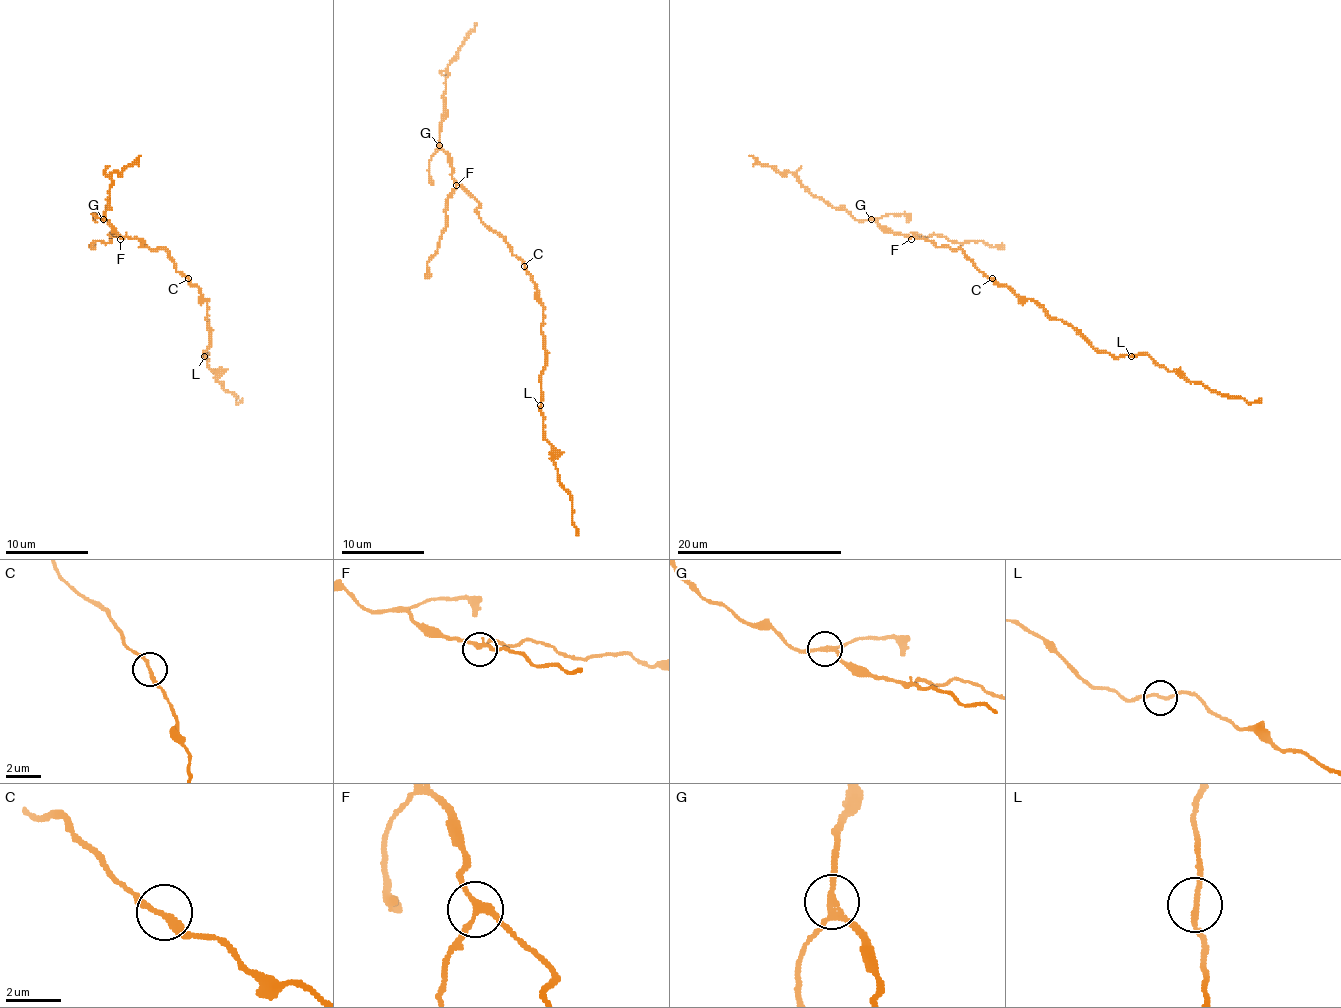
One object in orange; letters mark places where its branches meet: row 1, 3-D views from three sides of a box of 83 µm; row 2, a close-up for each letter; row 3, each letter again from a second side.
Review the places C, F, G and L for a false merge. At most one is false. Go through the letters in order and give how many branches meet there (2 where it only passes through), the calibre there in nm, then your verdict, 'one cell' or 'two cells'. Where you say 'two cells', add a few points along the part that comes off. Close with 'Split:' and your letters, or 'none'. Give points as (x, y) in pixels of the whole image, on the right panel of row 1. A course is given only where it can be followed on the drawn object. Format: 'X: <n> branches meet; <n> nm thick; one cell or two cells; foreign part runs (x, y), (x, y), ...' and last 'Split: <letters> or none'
C: 2 branches meet; 200 nm thick; one cell
F: 3 branches meet; 240 nm thick; one cell
G: 3 branches meet; 180 nm thick; one cell
L: 2 branches meet; 170 nm thick; one cell
Split: none

